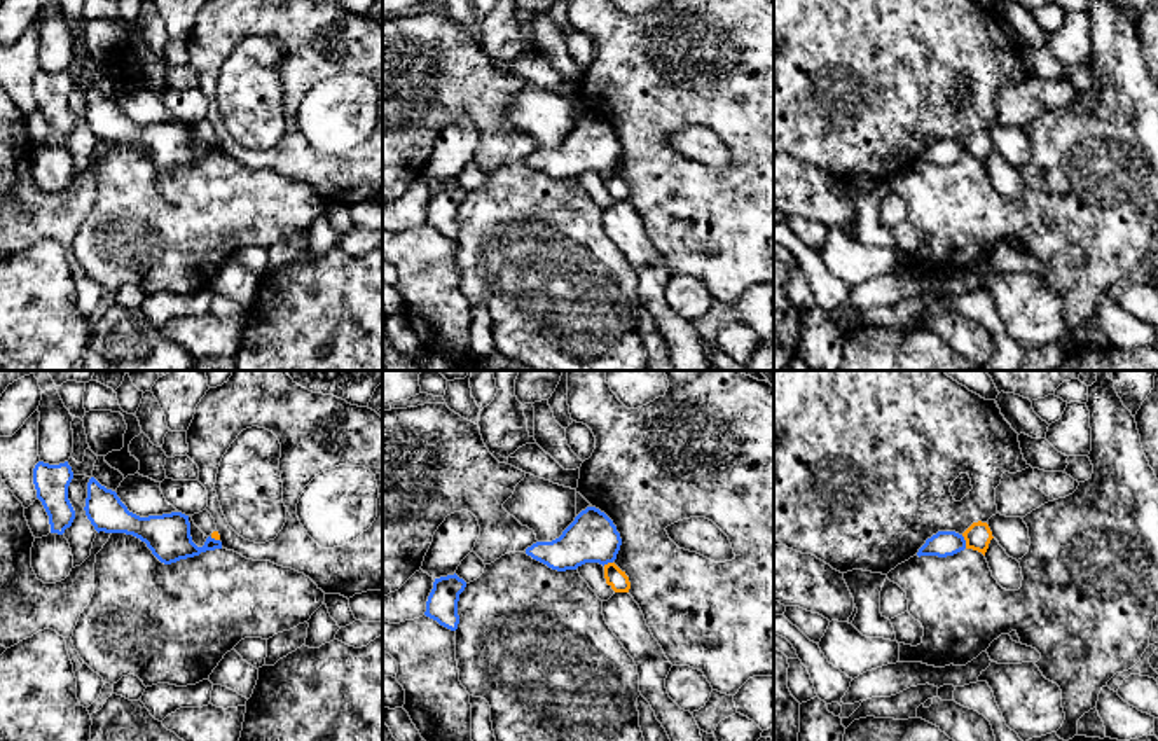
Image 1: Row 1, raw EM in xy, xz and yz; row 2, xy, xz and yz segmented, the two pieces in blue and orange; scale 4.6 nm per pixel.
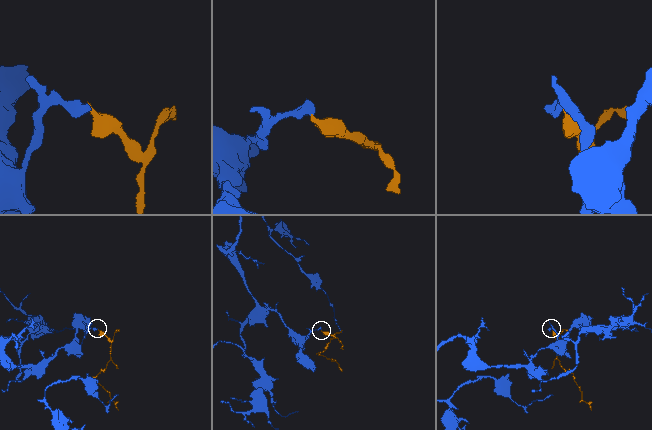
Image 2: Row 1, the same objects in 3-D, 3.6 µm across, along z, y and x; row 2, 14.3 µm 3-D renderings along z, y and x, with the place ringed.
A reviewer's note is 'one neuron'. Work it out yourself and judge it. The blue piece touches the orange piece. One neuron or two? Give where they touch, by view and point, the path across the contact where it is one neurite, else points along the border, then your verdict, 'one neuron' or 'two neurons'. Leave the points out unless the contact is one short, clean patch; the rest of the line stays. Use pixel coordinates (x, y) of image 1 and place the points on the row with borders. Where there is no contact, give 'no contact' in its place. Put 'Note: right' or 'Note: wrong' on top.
Note: wrong
contact yz (964, 542); border yz (961, 535), (966, 547); two neurons

